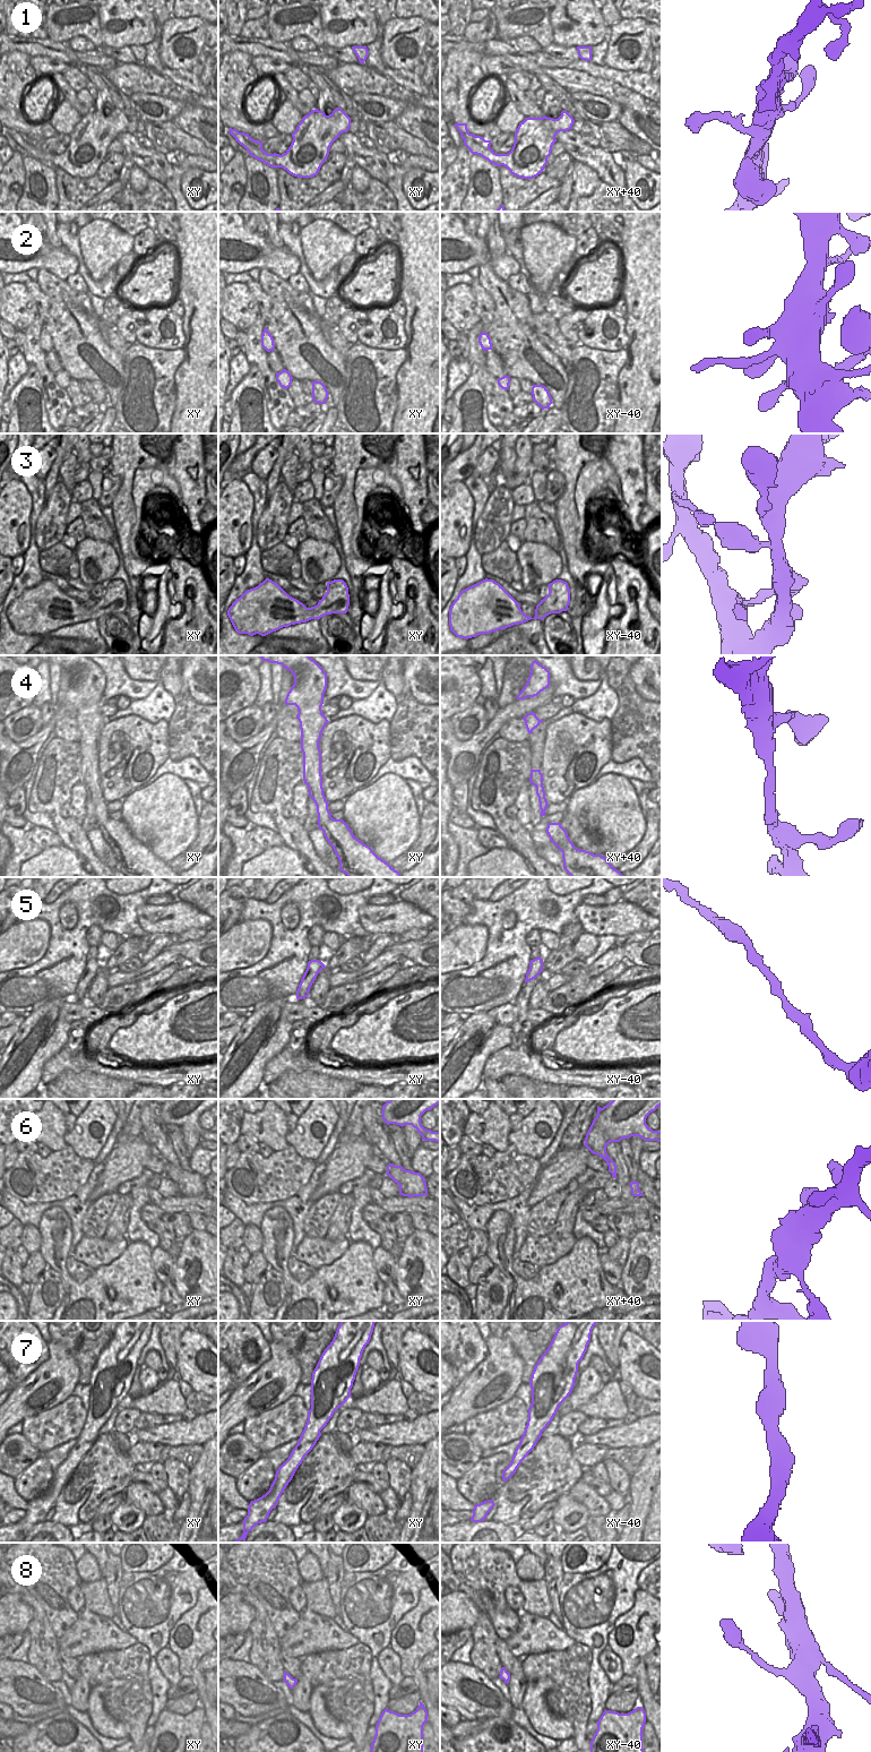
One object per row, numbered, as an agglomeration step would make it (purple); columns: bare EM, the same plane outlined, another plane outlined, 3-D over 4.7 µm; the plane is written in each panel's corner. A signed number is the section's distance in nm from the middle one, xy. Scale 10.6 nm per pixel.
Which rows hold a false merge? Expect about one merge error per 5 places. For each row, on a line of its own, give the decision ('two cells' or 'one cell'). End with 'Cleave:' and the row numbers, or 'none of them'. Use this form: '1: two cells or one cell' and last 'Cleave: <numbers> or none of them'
1: one cell
2: one cell
3: one cell
4: one cell
5: one cell
6: one cell
7: one cell
8: one cell
Cleave: none of them

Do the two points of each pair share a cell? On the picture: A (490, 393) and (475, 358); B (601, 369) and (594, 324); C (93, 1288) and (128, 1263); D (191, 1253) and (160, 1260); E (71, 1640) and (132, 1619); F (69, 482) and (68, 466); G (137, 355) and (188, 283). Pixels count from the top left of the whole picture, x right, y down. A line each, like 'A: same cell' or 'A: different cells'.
A: same cell
B: different cells
C: same cell
D: different cells
E: different cells
F: same cell
G: different cells

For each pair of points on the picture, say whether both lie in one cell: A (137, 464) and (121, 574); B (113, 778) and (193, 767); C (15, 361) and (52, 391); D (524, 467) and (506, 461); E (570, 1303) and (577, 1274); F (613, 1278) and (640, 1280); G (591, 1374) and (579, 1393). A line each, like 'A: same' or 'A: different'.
A: different
B: different
C: different
D: different
E: same
F: different
G: same

